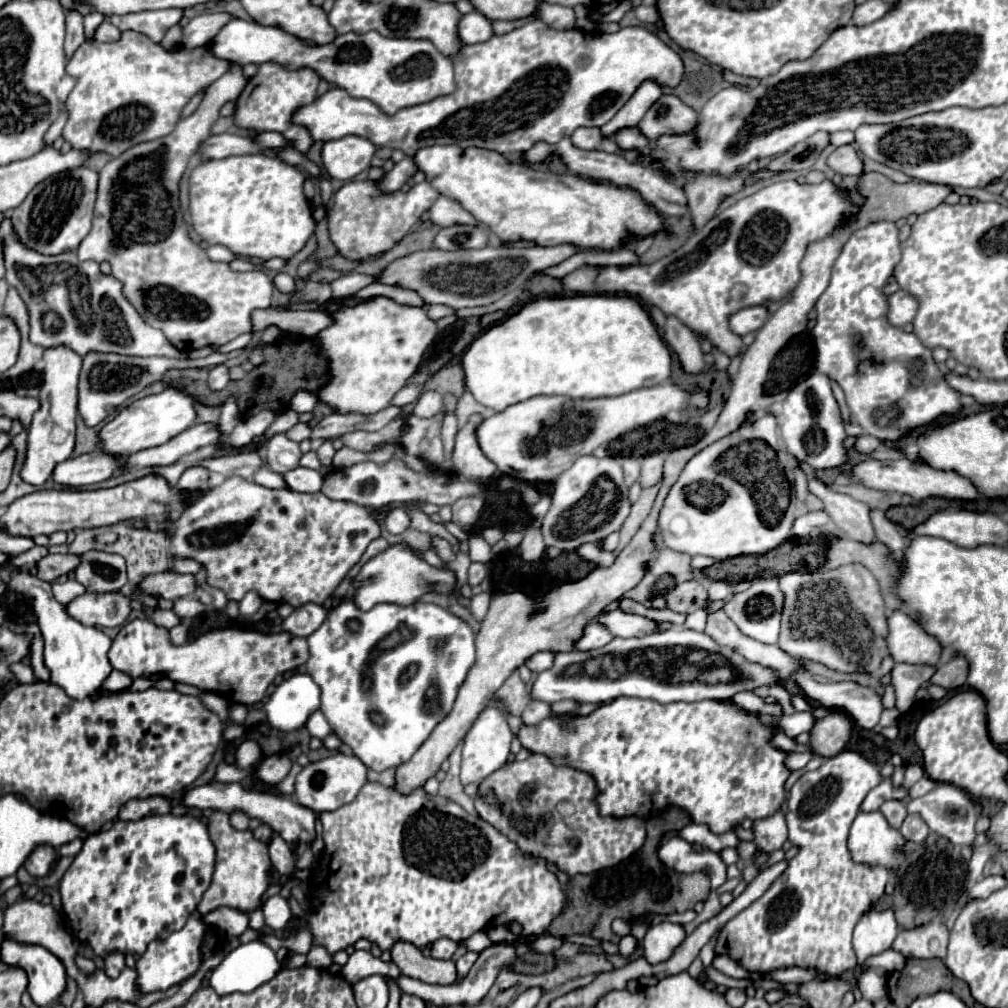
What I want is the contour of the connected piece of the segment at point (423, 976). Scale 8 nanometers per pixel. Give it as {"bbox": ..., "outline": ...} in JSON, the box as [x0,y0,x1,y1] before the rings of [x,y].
{"bbox":[391,942,457,984],"outline":[[[399,942],[397,946],[393,946],[391,954],[401,974],[409,978],[417,978],[427,984],[453,984],[457,980],[453,960],[435,960],[431,956],[427,958],[421,950],[409,946],[407,942]]]}

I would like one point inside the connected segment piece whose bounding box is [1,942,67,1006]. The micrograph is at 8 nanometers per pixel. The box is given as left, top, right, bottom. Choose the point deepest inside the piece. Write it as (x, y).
(47, 978)

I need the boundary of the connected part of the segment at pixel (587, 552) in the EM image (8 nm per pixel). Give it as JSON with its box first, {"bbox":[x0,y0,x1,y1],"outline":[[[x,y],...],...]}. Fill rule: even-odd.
{"bbox":[579,544,615,566],"outline":[[[595,544],[581,546],[579,548],[579,554],[581,554],[581,558],[585,558],[585,560],[597,564],[597,566],[611,566],[613,560],[615,560],[615,556],[611,552],[605,552],[599,546],[595,546]]]}

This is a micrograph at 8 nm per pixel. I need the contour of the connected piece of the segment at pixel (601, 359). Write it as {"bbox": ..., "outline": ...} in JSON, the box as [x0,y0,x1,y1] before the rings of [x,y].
{"bbox":[463,296,671,412],"outline":[[[631,296],[539,298],[475,338],[463,352],[463,370],[465,386],[475,400],[493,412],[503,412],[507,406],[539,394],[601,398],[663,384],[671,376],[671,354],[645,308]]]}

